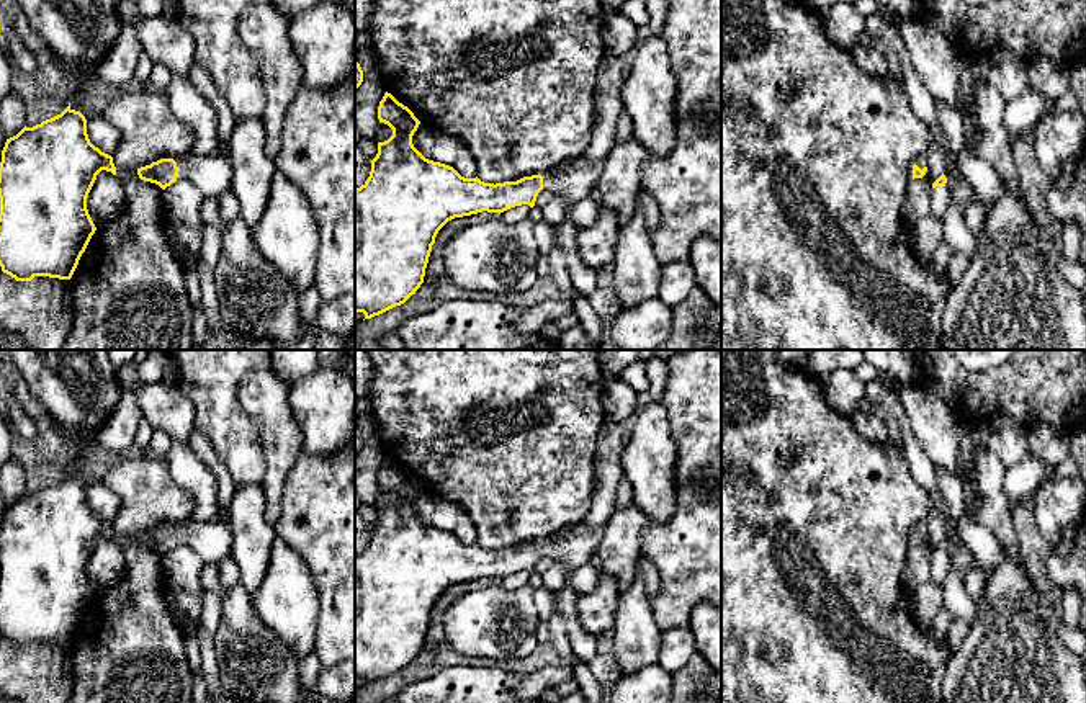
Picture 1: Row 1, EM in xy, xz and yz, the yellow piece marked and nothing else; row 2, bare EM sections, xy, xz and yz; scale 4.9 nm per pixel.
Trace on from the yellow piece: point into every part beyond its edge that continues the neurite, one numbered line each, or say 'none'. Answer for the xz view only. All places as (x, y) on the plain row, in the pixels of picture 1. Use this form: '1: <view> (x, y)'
1: xz (574, 546)

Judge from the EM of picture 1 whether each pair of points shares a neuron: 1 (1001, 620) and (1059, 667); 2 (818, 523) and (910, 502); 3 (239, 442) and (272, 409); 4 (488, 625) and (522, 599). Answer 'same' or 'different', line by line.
1: same
2: same
3: different
4: same

